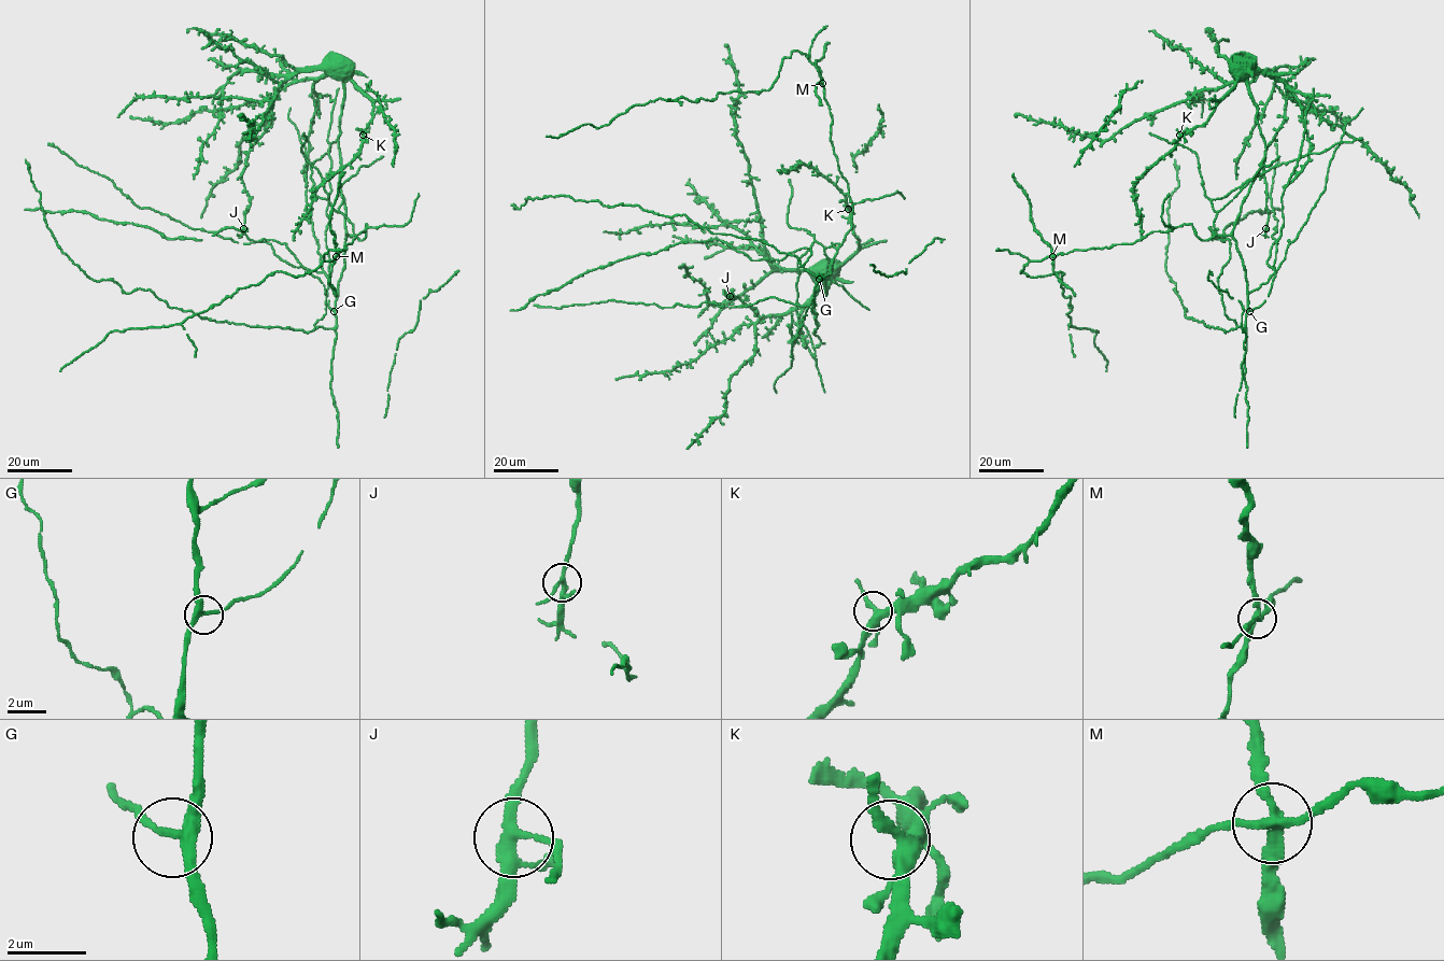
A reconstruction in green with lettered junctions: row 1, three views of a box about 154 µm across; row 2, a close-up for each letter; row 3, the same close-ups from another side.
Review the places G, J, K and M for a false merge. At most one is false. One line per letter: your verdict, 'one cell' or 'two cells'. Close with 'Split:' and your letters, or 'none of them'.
G: one cell
J: one cell
K: one cell
M: two cells
Split: M

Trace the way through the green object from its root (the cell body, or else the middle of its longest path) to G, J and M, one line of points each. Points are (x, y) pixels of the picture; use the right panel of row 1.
G: (1236, 67), (1235, 73), (1246, 83), (1256, 107), (1256, 123), (1265, 147), (1232, 230), (1245, 270), (1249, 311)
J: (1236, 67), (1239, 73), (1235, 73), (1266, 72), (1280, 79), (1288, 95), (1285, 122), (1265, 154), (1265, 228)
M: (1236, 67), (1265, 154), (1232, 231), (1201, 240), (1183, 224), (1129, 244), (1053, 256)

